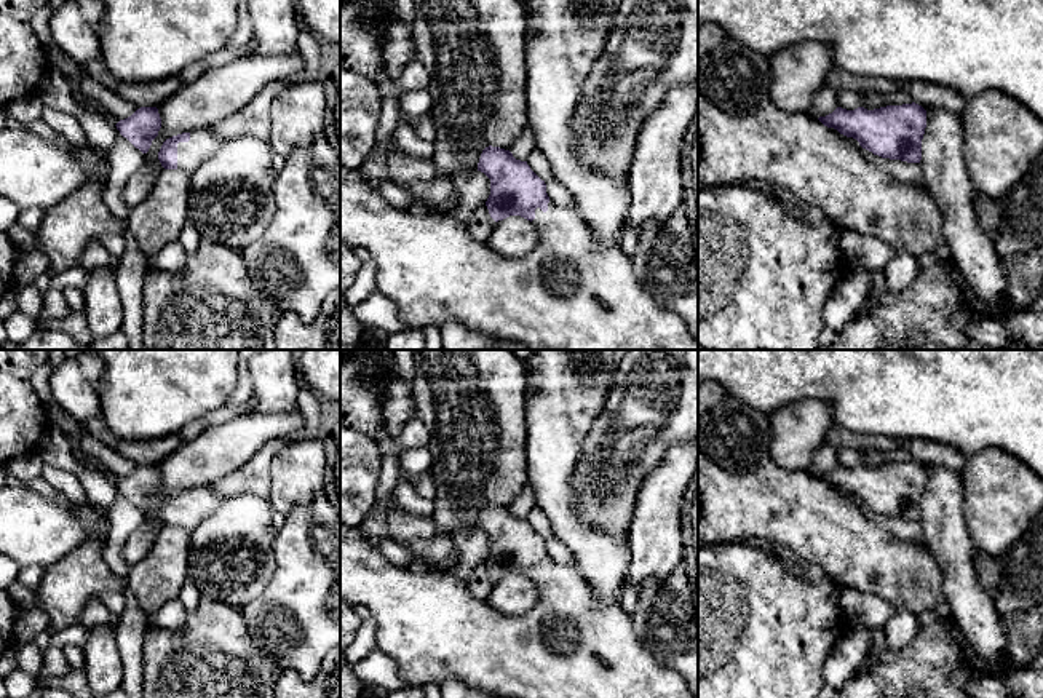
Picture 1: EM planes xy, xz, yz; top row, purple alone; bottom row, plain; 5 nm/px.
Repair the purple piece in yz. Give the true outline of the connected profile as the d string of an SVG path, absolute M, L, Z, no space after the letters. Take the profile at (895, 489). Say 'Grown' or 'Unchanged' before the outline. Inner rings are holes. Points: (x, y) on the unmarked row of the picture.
Unchanged. M912 460L874 468L837 465L818 476L824 484L853 495L874 513L907 521L920 521L922 497L926 486L926 468Z

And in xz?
Grown. M489 503L481 511L478 529L490 537L486 564L495 580L521 573L537 585L538 601L524 615L500 613L487 601L476 599L462 578L428 570L414 573L406 565L396 565L369 545L359 527L340 524L340 601L371 613L377 626L377 648L396 661L406 688L423 690L428 684L441 687L446 679L457 677L476 692L503 698L698 698L679 672L661 666L644 648L629 613L620 605L602 605L573 567L559 565L549 557L545 538L527 519Z

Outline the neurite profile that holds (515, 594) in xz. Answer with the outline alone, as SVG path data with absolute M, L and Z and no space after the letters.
M510 573L495 580L486 601L503 615L519 617L537 604L538 589L533 580L521 573Z

